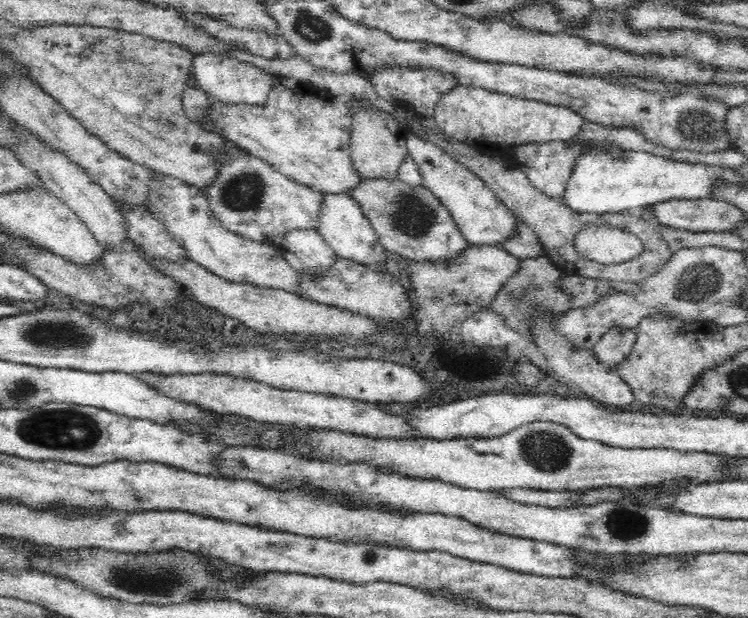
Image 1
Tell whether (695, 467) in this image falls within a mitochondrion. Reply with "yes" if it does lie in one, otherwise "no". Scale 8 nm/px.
no

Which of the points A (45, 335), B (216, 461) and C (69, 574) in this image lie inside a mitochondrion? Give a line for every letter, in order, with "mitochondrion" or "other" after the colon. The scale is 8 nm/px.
A: mitochondrion
B: other
C: other

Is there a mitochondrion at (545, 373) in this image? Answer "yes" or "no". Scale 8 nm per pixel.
no

